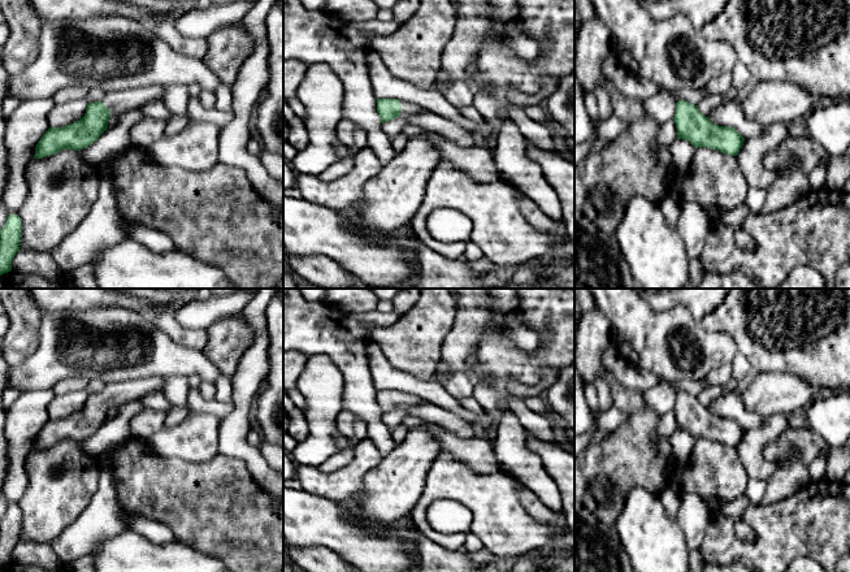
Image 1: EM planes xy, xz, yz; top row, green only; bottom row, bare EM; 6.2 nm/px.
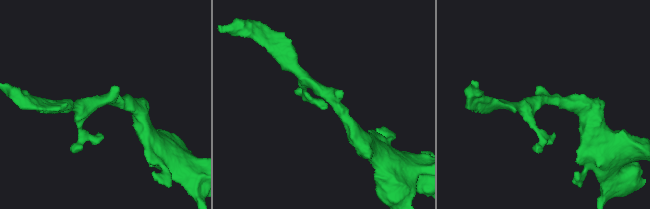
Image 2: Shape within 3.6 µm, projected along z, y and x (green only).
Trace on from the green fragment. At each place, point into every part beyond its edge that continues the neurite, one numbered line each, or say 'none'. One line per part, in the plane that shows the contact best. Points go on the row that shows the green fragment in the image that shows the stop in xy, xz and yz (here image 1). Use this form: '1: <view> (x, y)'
1: xy (124, 100)

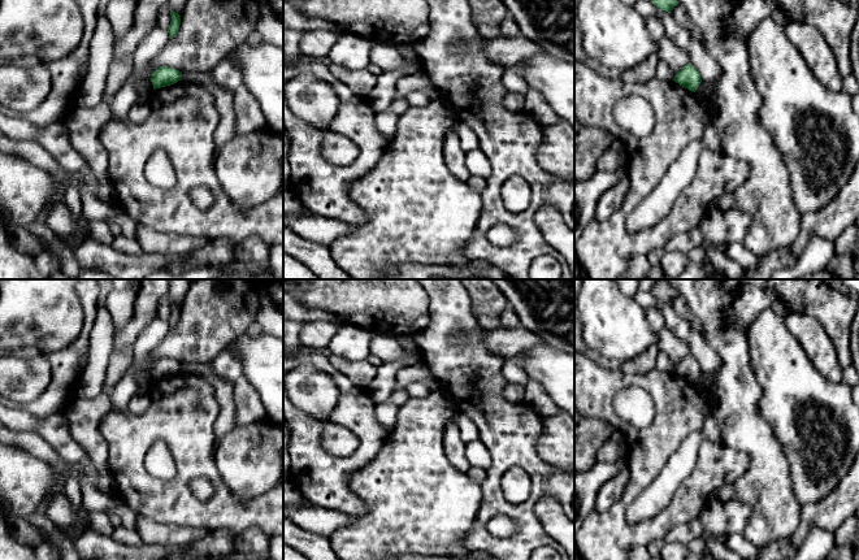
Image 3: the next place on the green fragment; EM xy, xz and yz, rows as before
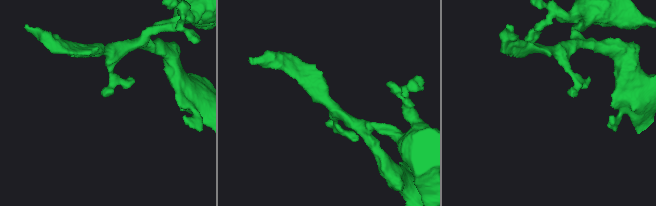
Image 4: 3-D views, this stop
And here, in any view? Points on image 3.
none

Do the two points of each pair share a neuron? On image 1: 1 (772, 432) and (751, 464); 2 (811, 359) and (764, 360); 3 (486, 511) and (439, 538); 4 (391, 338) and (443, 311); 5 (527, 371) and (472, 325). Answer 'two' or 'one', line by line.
1: one
2: one
3: one
4: one
5: two

